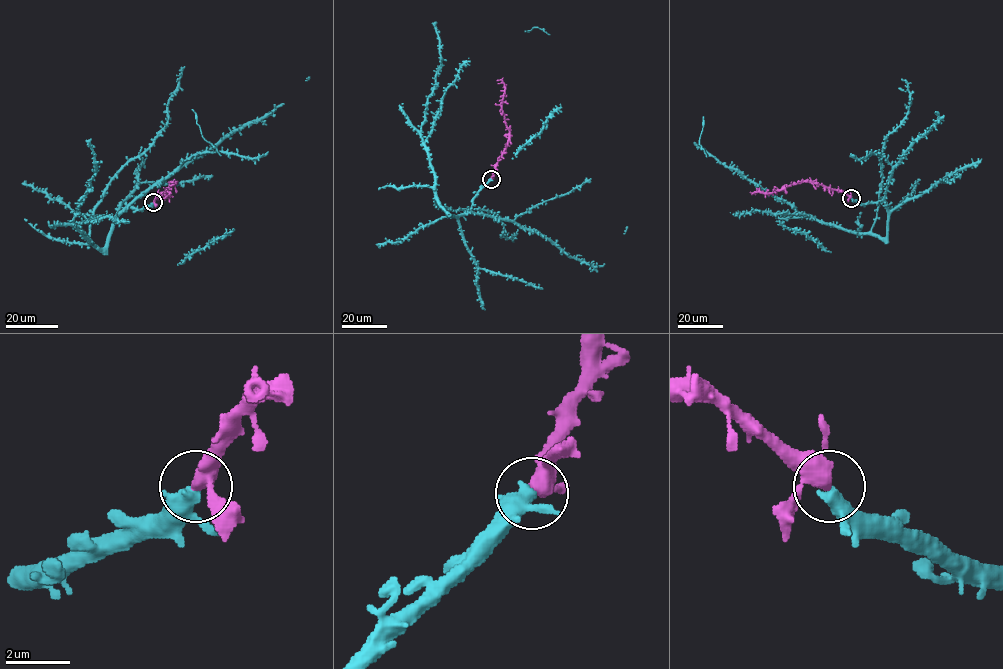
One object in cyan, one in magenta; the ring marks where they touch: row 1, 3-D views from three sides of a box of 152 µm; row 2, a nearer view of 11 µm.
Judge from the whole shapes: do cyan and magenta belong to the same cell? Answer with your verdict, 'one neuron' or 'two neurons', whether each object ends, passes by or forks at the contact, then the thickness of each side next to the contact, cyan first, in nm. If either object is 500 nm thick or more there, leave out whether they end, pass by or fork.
one neuron | cyan passes by | magenta passes by | 380/380 nm

